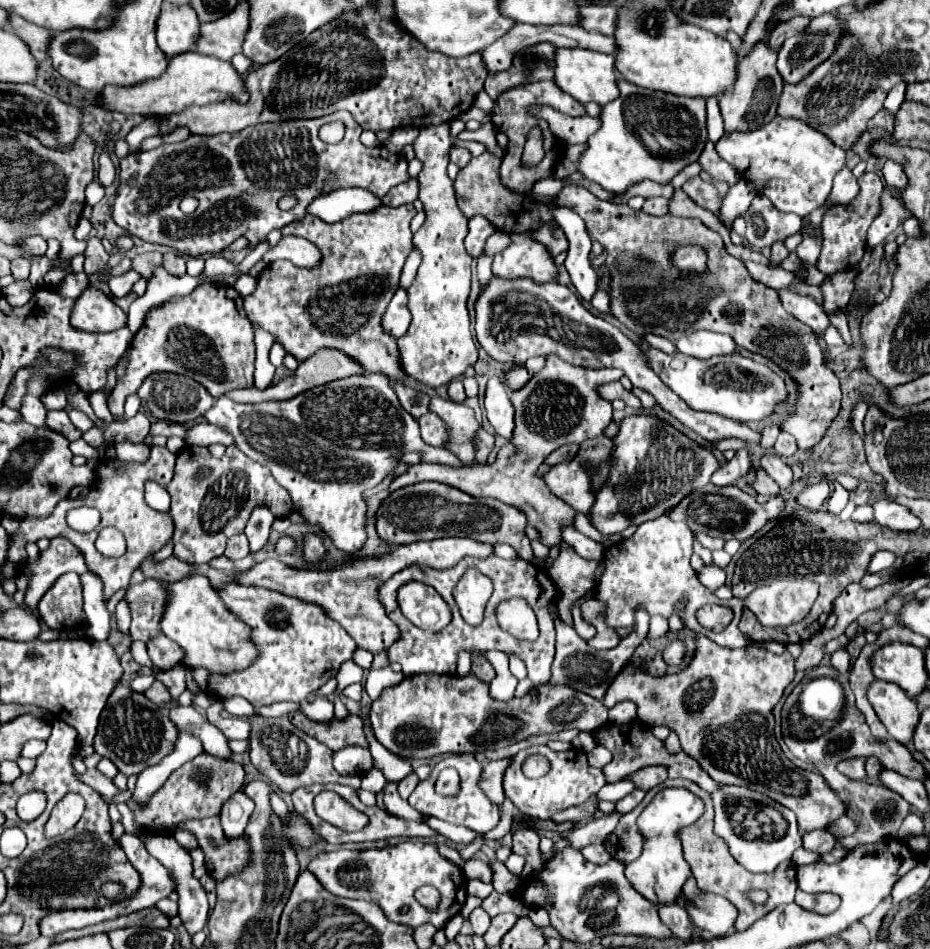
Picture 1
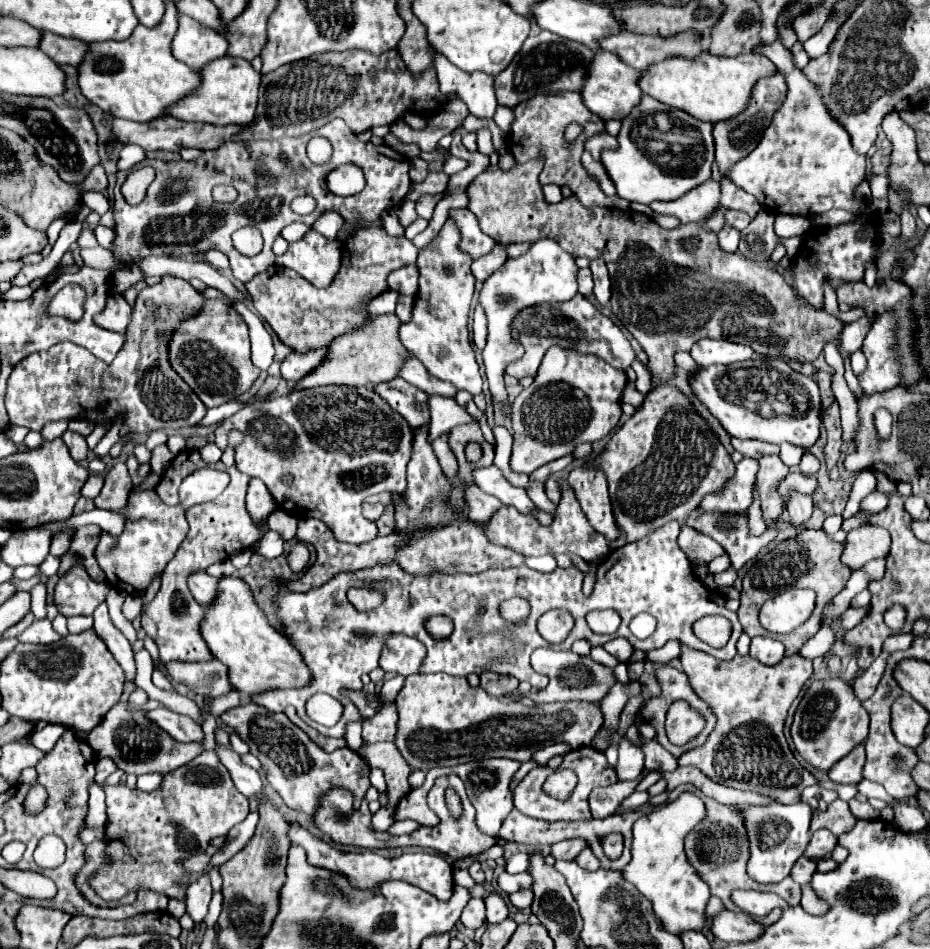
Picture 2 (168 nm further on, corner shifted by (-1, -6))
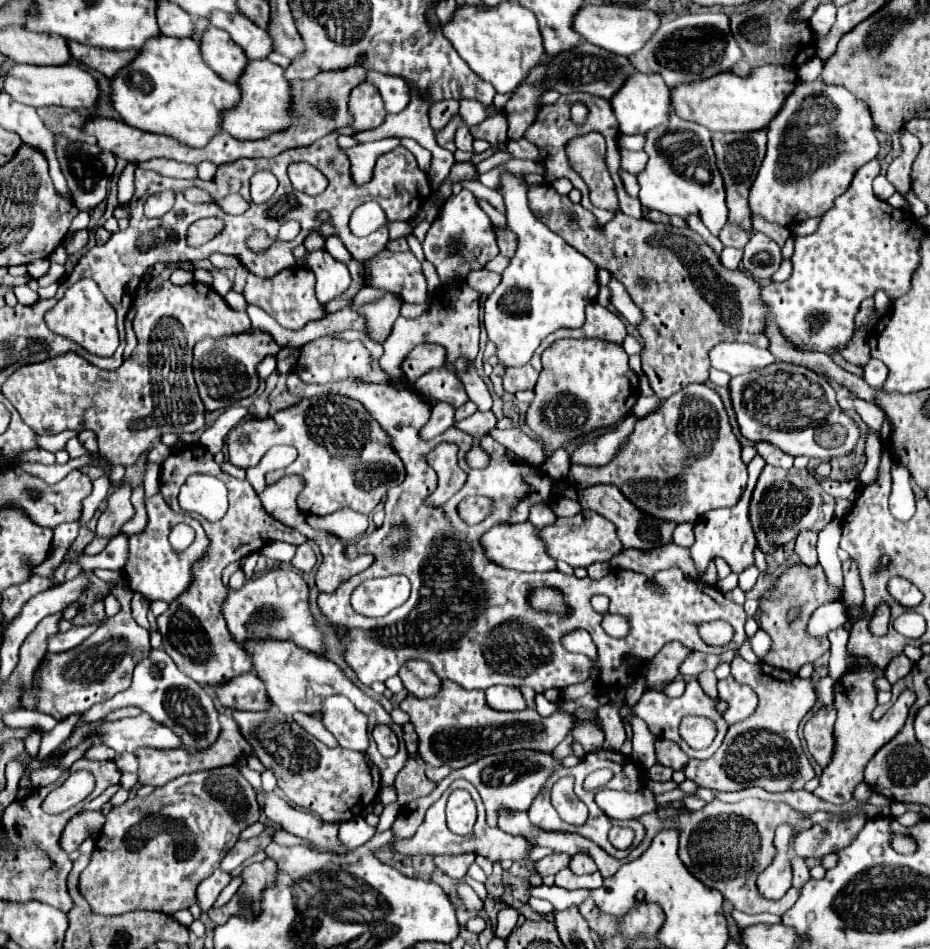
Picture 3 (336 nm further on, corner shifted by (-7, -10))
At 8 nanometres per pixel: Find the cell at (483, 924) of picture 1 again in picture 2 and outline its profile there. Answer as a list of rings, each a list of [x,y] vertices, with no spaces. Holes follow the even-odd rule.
[[[472,898],[472,900],[468,902],[468,906],[464,908],[460,922],[462,922],[466,928],[472,928],[472,930],[480,928],[480,926],[486,922],[484,900],[482,900],[482,898]]]

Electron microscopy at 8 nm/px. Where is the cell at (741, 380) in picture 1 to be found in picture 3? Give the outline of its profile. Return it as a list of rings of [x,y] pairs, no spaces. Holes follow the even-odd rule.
[[[776,362],[768,368],[732,378],[730,390],[732,390],[732,402],[742,434],[752,442],[760,442],[760,440],[772,442],[774,446],[782,448],[790,456],[808,456],[820,460],[850,456],[862,436],[858,424],[846,412],[840,410],[830,382],[806,366],[794,362]]]

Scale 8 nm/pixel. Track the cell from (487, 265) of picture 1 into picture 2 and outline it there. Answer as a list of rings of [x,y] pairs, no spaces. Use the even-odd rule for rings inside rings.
[[[478,304],[473,315],[473,343],[483,350],[486,345],[488,320],[483,308]]]

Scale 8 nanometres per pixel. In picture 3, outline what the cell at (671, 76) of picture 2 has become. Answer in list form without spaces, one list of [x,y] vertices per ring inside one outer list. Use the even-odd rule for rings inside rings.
[[[778,66],[756,68],[748,78],[736,76],[734,72],[722,72],[702,82],[672,88],[672,104],[680,118],[696,122],[710,132],[758,132],[780,112],[790,92],[796,88],[796,82],[796,70]]]

